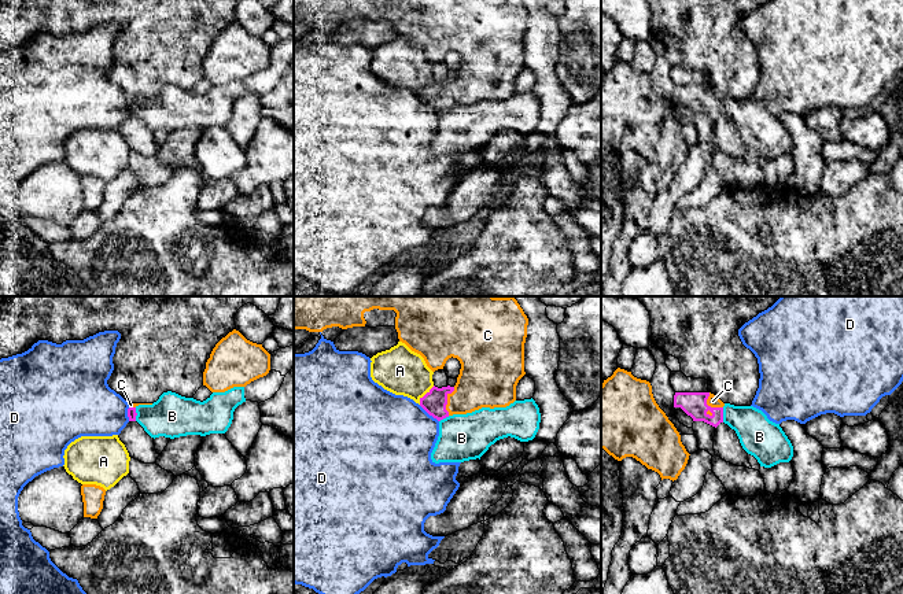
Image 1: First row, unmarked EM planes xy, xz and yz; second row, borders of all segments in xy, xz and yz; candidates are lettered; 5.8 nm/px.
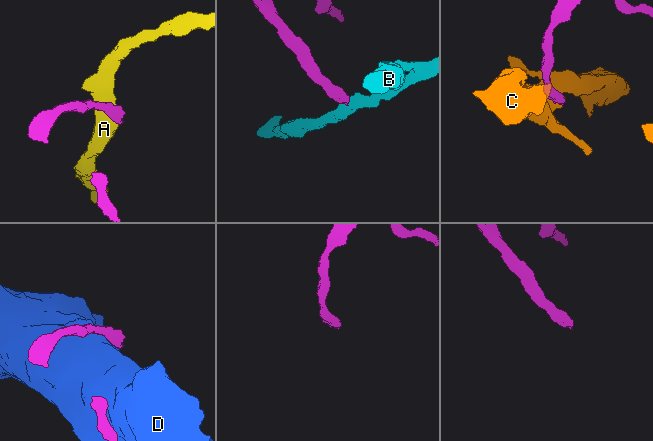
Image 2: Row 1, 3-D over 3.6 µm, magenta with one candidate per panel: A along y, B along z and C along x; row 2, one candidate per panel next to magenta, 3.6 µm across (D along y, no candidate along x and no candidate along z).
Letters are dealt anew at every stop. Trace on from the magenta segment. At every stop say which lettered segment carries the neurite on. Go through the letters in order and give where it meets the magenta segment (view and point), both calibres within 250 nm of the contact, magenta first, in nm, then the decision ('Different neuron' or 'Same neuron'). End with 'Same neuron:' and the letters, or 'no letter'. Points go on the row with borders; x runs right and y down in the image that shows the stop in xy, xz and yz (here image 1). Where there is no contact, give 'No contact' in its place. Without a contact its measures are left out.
A: Touches magenta at xz (424, 395). Thickness 140 nm (magenta) against 280 nm. Different neuron
B: Touches magenta at yz (722, 414). Thickness 140 nm (magenta) against 220 nm. Different neuron
C: Touches magenta at xz (446, 401). Thickness 140 nm (magenta) against 300 nm. Same neuron
D: Touches magenta at xz (428, 413). Thickness 140 nm (magenta) against 480 nm. Different neuron
Same neuron: C

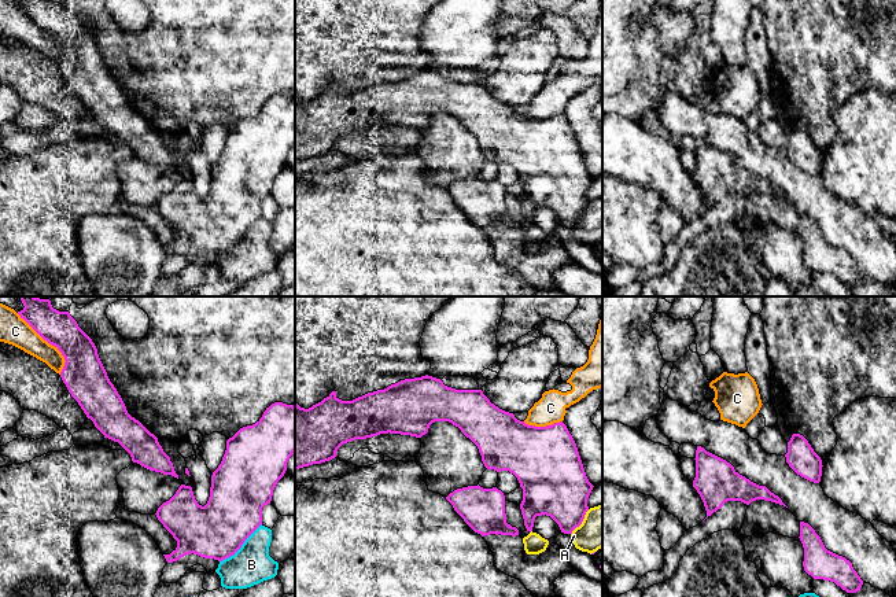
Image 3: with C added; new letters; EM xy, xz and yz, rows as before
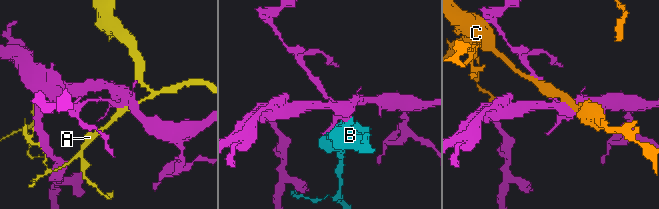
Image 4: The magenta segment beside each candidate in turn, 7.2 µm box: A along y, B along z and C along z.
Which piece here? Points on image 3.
A: Touches magenta at xz (582, 520). Thickness 360 nm (magenta) against 240 nm. Different neuron
B: Touches magenta at xy (242, 544). Thickness 320 nm (magenta) against 240 nm. Different neuron
C: Touches magenta at xy (50, 343). Thickness 240 nm (magenta) against 170 nm. Different neuron
Same neuron: no letter

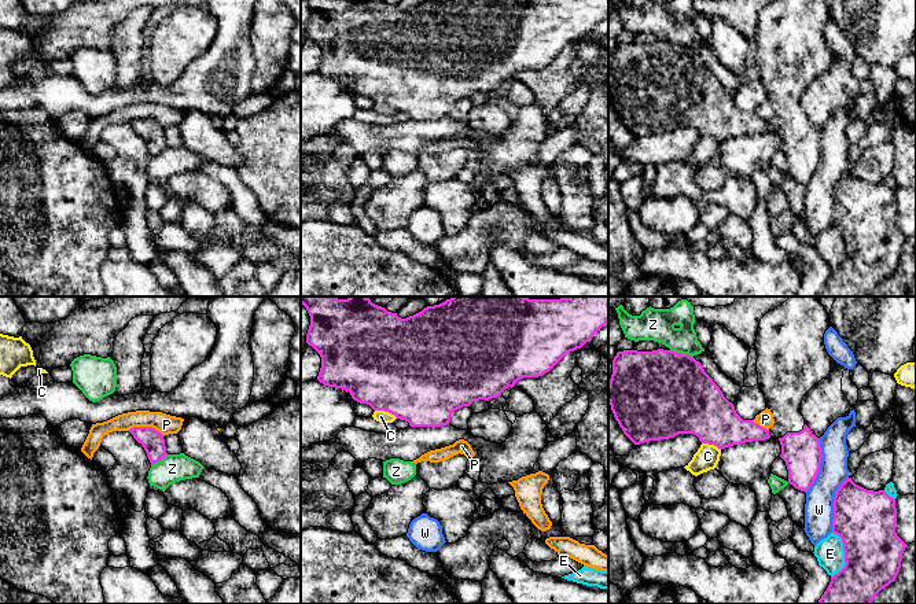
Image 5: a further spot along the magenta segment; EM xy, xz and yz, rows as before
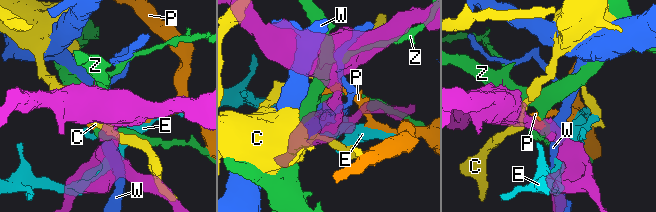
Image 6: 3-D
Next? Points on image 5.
C: Touches magenta at xz (386, 411). Thickness 500 nm (magenta) against 70 nm. Different neuron
E: Touches magenta at yz (845, 555). Thickness 360 nm (magenta) against 170 nm. Different neuron
P: Touches magenta at xy (146, 427). Thickness 130 nm (magenta) against 120 nm. Different neuron
W: Touches magenta at yz (834, 504). Thickness 360 nm (magenta) against 180 nm. Different neuron
Z: Touches magenta at yz (680, 353). Thickness 500 nm (magenta) against 190 nm. Different neuron
Same neuron: no letter

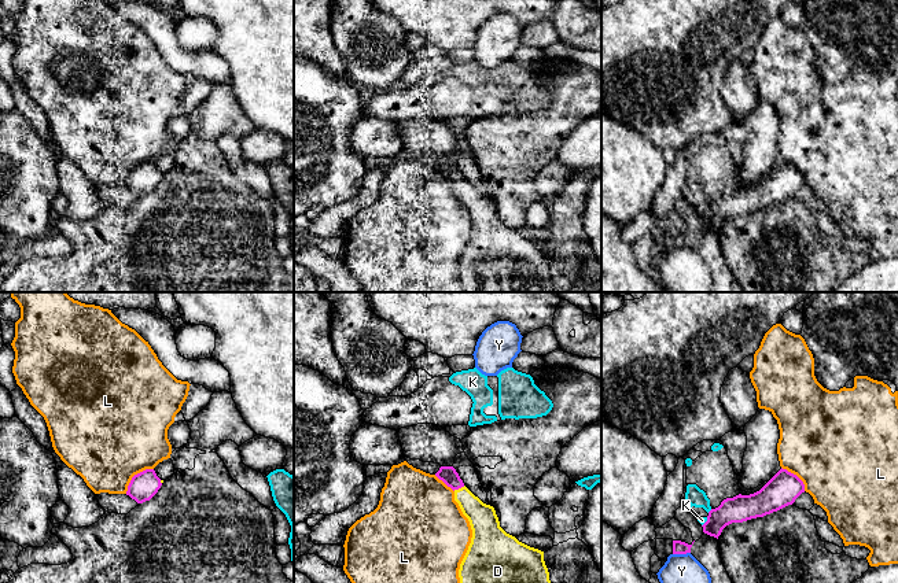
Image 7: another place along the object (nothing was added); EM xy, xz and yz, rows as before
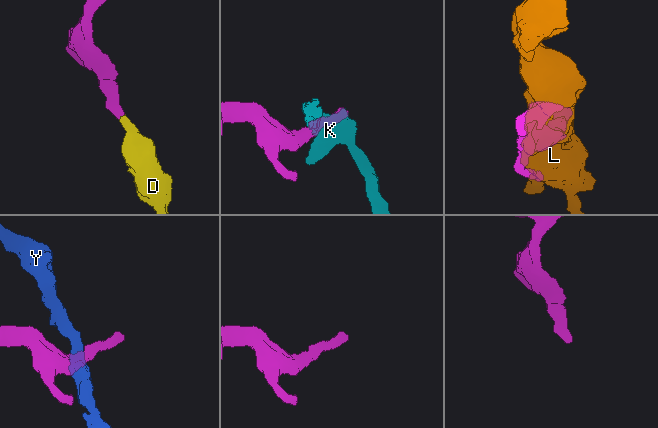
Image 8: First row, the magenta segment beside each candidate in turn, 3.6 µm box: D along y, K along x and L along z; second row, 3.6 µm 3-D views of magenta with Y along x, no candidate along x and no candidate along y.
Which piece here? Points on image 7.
D: Touches magenta at xz (459, 487). Thickness 100 nm (magenta) against 170 nm. Same neuron
K: Touches magenta at yz (710, 510). Thickness 160 nm (magenta) against 110 nm. Different neuron
L: Touches magenta at xy (135, 475). Thickness 160 nm (magenta) against 500 nm. Different neuron
Y: Touches magenta at yz (681, 553). Thickness 80 nm (magenta) against 180 nm. Different neuron
Same neuron: D

